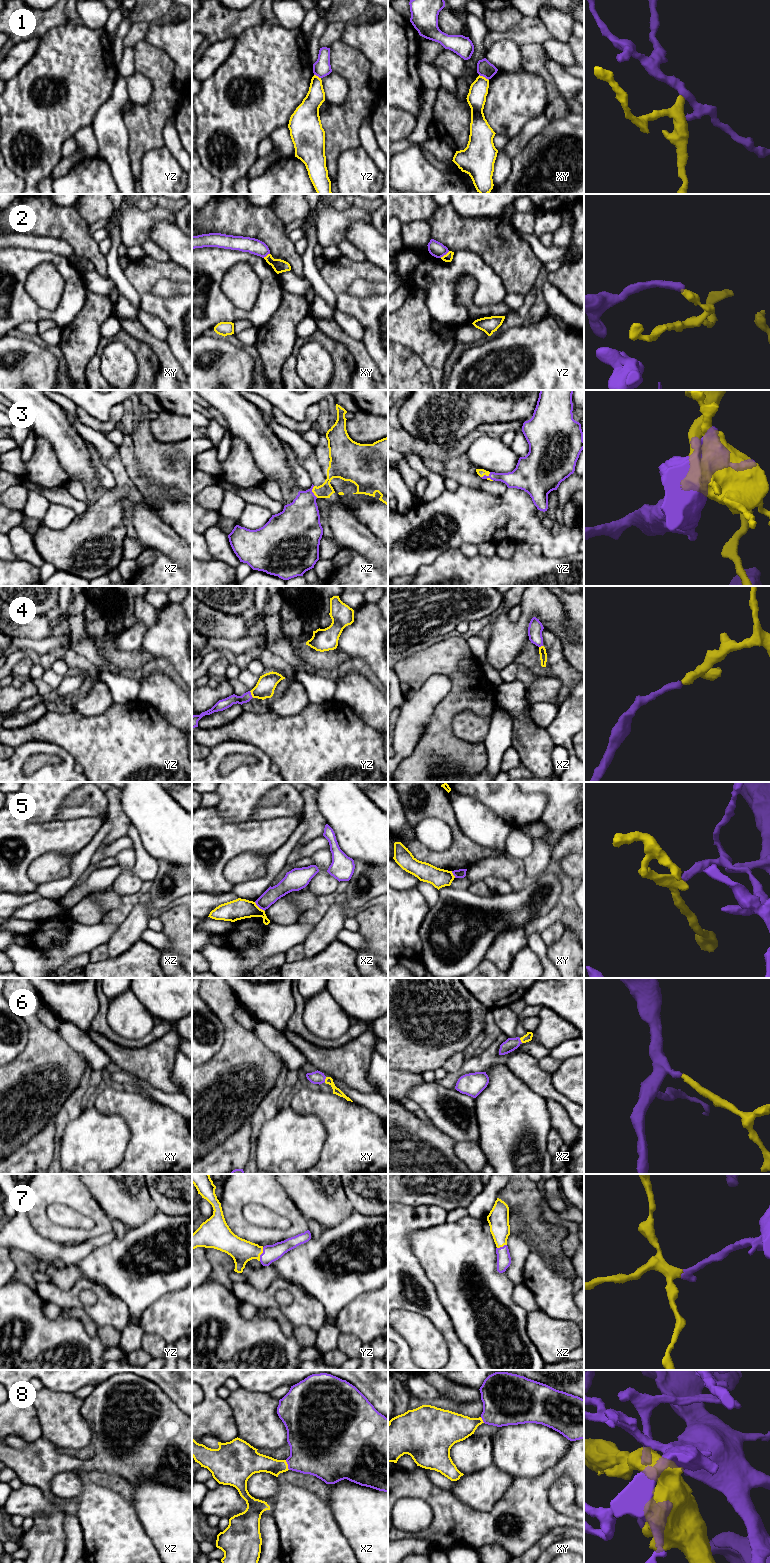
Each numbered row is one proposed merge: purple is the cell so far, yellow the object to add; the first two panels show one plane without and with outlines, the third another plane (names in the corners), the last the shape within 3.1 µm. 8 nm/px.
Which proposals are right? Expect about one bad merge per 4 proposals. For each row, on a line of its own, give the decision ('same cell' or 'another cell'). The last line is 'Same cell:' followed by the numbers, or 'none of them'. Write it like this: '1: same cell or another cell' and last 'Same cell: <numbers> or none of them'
1: another cell
2: another cell
3: same cell
4: same cell
5: another cell
6: same cell
7: same cell
8: same cell
Same cell: 3, 4, 6, 7, 8

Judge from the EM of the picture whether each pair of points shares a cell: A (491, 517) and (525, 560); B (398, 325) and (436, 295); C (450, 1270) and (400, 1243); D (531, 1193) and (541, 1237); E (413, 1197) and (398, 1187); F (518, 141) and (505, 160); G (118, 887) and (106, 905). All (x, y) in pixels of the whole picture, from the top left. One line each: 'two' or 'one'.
A: two
B: two
C: two
D: one
E: one
F: two
G: two

